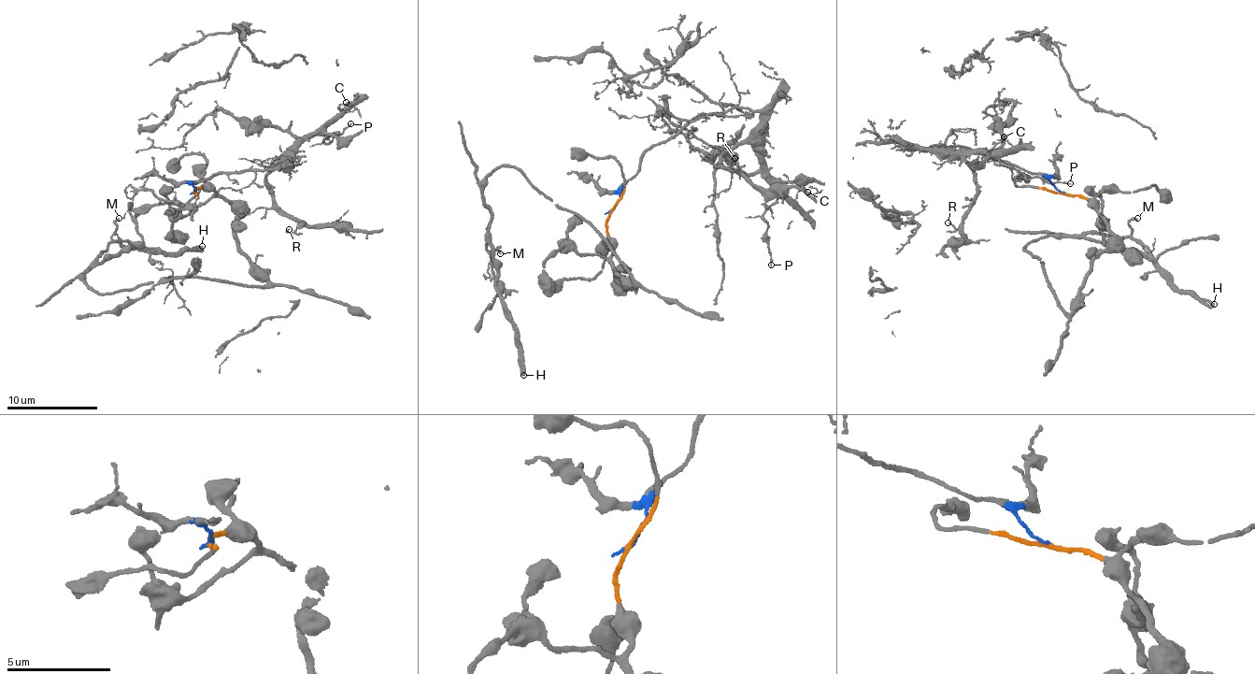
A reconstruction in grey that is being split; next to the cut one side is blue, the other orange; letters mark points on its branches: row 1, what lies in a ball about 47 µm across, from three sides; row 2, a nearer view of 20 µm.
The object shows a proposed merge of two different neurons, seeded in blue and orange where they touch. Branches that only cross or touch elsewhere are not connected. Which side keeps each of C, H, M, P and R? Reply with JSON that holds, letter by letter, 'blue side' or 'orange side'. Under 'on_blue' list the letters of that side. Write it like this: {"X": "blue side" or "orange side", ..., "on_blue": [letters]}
{"C": "blue side", "H": "orange side", "M": "orange side", "P": "blue side", "R": "blue side", "on_blue": ["C", "P", "R"]}

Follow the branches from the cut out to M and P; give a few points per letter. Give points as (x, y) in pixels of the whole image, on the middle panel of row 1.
M: (611, 209), (615, 280), (633, 280), (589, 222), (503, 166), (485, 179), (483, 204), (489, 251), (500, 252)
P: (611, 211), (655, 145), (703, 114), (748, 108), (759, 114), (764, 177), (778, 194), (764, 213), (770, 265)

